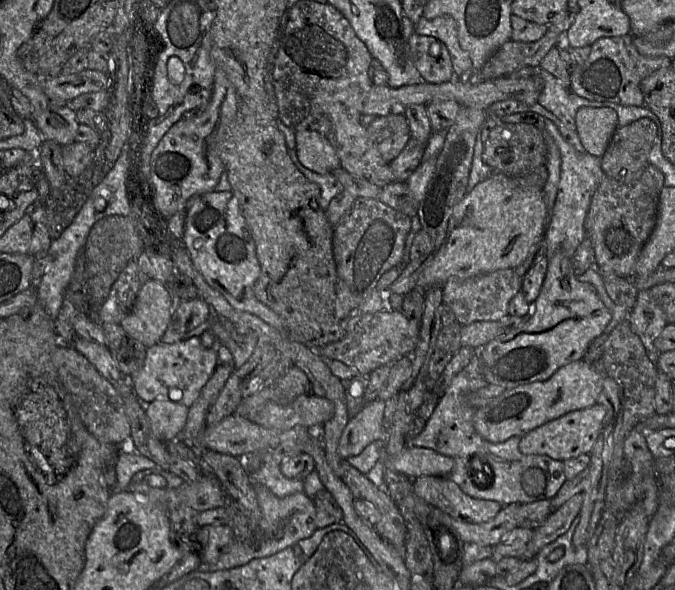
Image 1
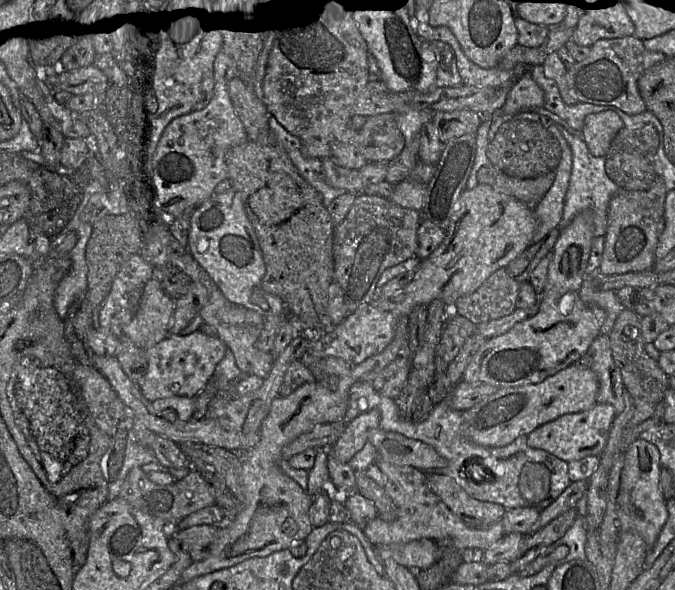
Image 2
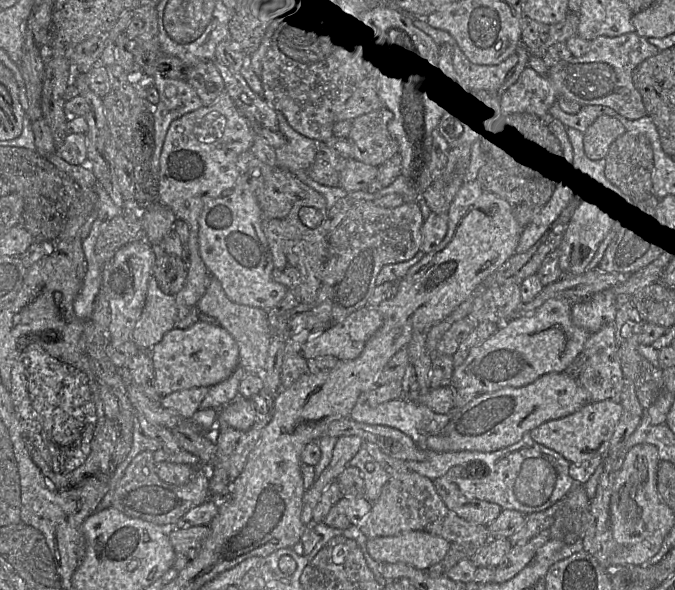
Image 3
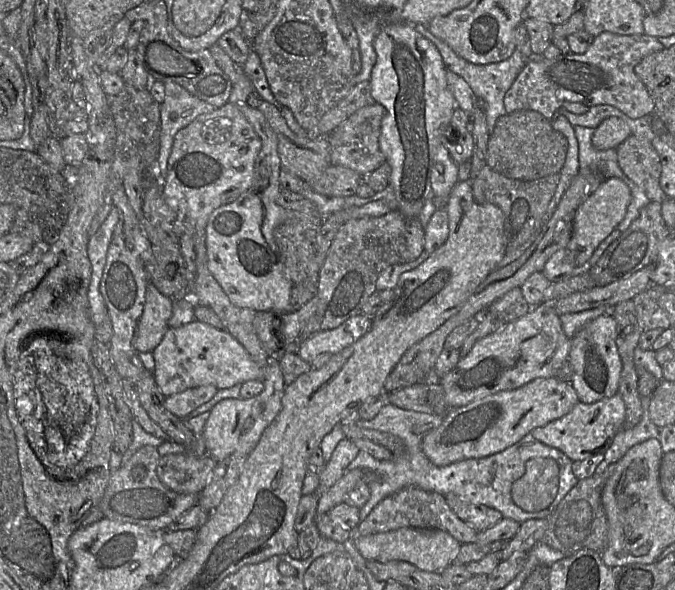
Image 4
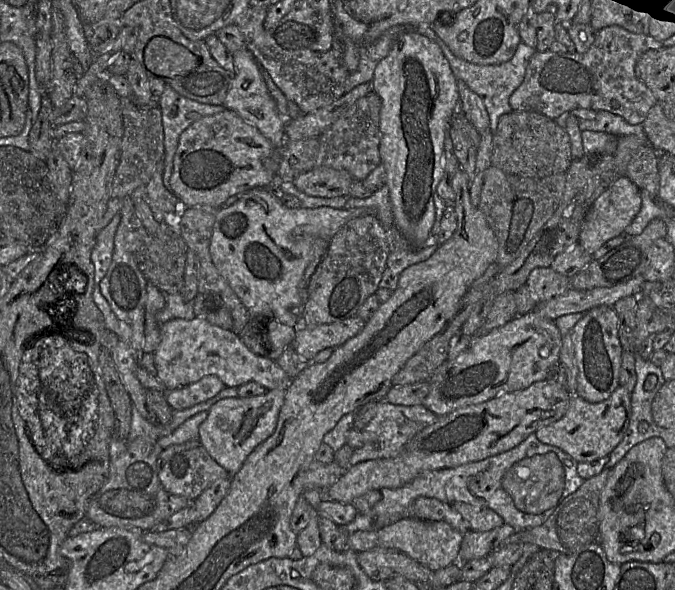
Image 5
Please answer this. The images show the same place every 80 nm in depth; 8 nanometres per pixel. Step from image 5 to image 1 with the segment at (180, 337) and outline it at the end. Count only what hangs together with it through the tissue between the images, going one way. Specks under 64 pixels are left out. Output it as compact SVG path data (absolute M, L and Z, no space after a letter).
M191 337L172 344L159 342L147 348L142 367L129 376L134 394L143 404L167 400L190 407L218 365L217 351L220 346L216 339L211 348L206 348L200 337Z

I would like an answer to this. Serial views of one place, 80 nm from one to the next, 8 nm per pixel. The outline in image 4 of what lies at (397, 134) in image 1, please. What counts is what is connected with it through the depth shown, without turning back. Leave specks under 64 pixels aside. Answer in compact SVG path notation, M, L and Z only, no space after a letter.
M374 102L358 109L330 132L327 139L330 145L331 164L350 168L366 177L385 163L385 156L379 146L381 121L385 113L385 107Z

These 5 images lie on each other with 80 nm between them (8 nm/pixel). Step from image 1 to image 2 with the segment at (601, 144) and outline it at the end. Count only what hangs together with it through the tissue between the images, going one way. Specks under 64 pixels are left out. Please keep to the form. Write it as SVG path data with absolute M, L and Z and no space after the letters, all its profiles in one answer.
M606 110L588 114L580 131L588 151L595 157L605 156L612 140L624 127L619 115Z

